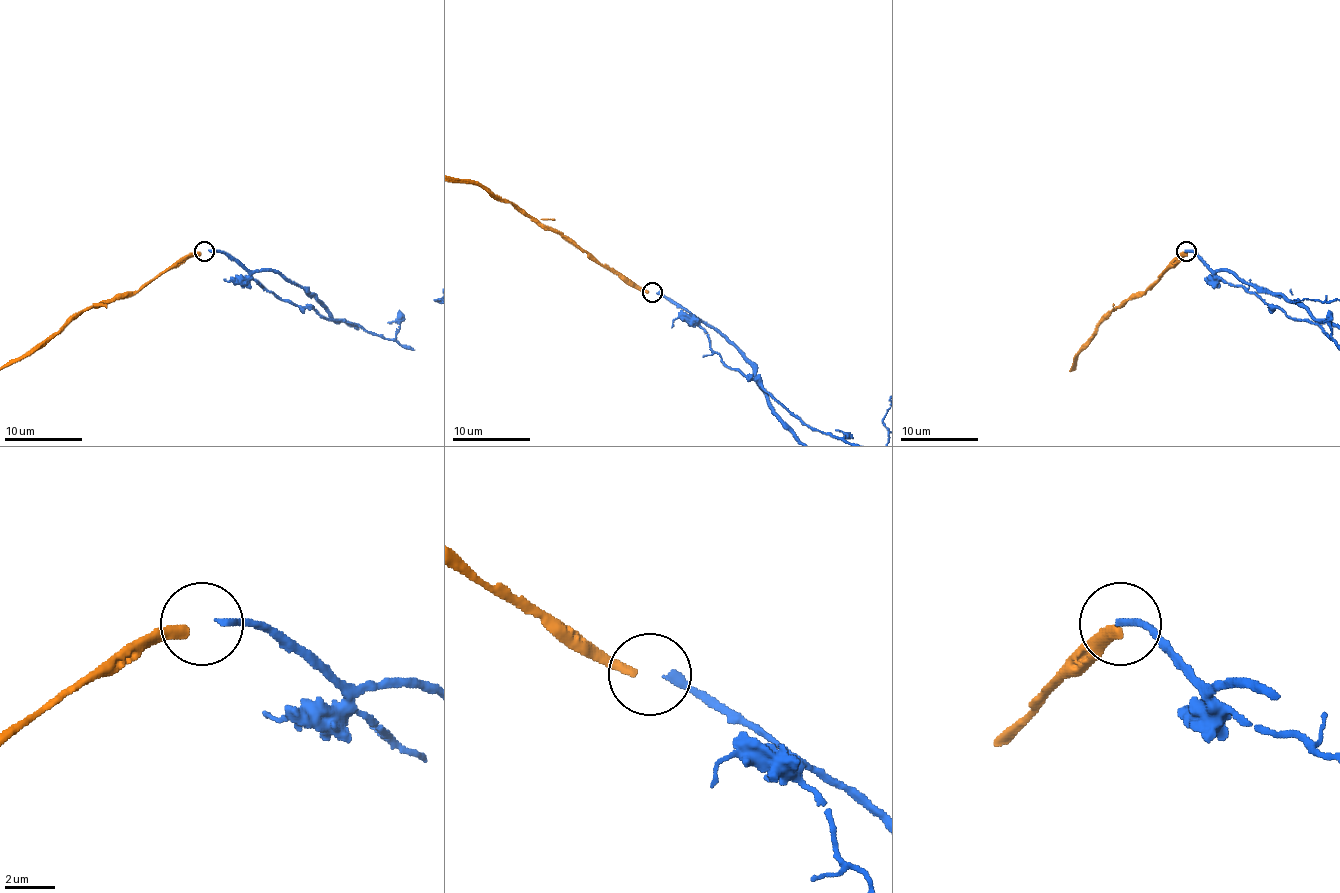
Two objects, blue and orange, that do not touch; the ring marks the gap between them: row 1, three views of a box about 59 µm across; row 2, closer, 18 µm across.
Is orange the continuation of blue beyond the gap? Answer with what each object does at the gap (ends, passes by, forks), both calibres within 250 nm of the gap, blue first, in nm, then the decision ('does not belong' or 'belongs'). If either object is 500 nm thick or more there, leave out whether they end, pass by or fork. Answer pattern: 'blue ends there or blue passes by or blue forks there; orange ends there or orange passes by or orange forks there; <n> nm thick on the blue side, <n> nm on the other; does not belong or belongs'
blue ends there; orange ends there; 320 nm thick on the blue side, 400 nm on the other; does not belong

